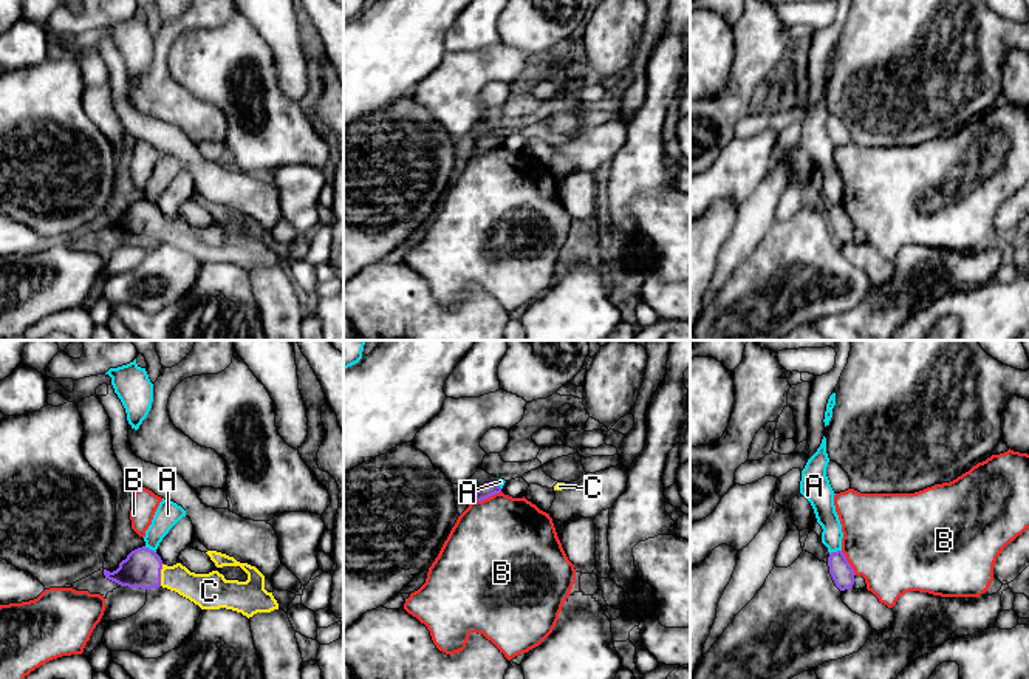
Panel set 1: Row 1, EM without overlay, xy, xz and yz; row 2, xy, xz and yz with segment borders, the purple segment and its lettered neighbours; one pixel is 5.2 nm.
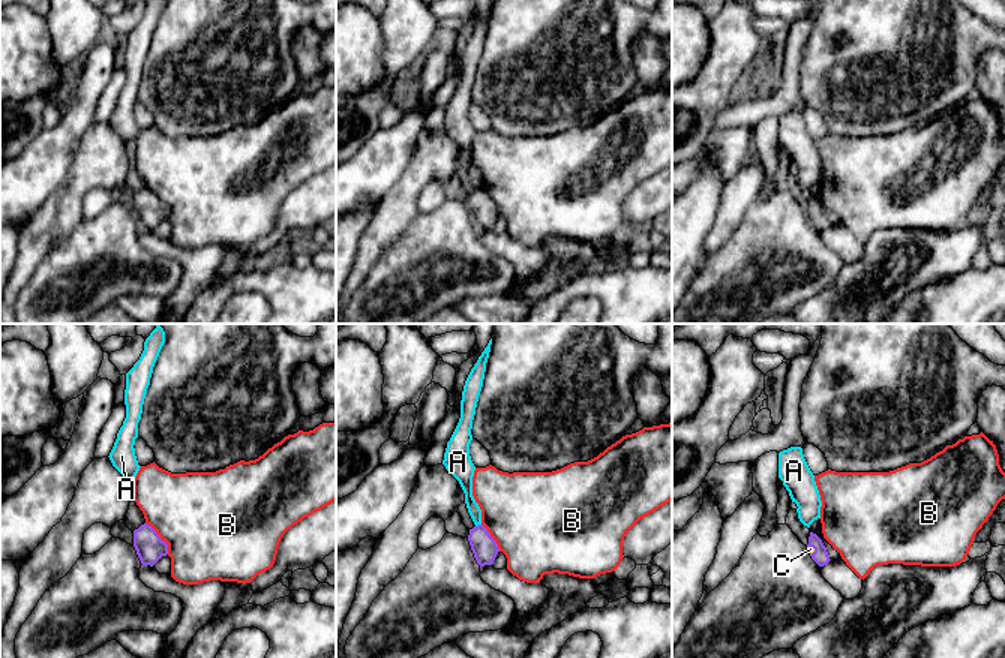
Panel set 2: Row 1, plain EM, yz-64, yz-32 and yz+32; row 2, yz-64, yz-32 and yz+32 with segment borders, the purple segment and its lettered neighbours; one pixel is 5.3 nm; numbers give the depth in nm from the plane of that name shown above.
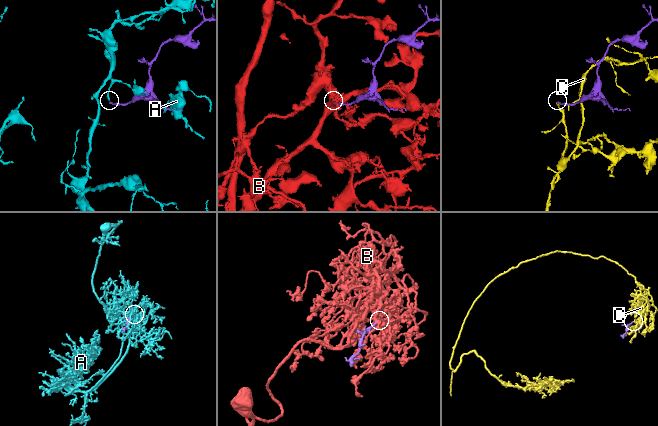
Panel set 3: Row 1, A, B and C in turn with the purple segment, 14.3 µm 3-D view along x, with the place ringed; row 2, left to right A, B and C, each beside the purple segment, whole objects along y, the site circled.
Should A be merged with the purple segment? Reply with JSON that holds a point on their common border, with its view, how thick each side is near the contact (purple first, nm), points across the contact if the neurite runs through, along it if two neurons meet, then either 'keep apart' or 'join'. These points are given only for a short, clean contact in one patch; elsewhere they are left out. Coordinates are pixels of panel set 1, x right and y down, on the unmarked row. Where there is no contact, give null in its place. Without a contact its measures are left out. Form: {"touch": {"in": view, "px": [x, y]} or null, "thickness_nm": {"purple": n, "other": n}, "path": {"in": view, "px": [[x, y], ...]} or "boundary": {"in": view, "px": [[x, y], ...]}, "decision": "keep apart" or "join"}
{"touch": {"in": "yz", "px": [834, 206]}, "thickness_nm": {"purple": 120, "other": 110}, "boundary": {"in": "yz", "px": [[840, 203], [830, 208]]}, "decision": "keep apart"}

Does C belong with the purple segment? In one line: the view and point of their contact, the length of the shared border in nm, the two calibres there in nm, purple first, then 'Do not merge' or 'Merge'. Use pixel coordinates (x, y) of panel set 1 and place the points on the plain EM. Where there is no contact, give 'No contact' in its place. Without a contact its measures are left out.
Touches purple at xy (160, 228). Shared border 120 nm. Thickness 200 nm (purple) against 180 nm. Merge

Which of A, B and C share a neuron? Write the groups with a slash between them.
A / B / C

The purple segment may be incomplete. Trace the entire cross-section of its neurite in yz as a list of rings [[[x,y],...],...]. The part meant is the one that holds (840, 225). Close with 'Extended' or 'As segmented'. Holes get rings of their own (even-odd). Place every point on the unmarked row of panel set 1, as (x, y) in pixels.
[[[842,204],[829,207],[828,220],[829,227],[840,244],[853,241],[856,227]]]. As segmented

